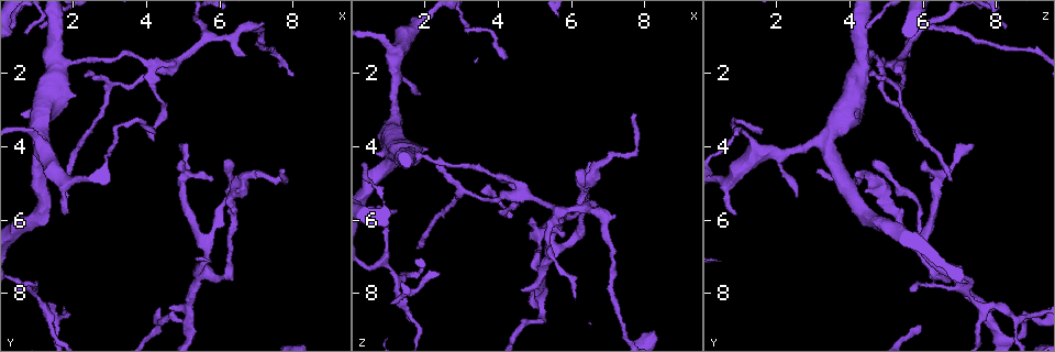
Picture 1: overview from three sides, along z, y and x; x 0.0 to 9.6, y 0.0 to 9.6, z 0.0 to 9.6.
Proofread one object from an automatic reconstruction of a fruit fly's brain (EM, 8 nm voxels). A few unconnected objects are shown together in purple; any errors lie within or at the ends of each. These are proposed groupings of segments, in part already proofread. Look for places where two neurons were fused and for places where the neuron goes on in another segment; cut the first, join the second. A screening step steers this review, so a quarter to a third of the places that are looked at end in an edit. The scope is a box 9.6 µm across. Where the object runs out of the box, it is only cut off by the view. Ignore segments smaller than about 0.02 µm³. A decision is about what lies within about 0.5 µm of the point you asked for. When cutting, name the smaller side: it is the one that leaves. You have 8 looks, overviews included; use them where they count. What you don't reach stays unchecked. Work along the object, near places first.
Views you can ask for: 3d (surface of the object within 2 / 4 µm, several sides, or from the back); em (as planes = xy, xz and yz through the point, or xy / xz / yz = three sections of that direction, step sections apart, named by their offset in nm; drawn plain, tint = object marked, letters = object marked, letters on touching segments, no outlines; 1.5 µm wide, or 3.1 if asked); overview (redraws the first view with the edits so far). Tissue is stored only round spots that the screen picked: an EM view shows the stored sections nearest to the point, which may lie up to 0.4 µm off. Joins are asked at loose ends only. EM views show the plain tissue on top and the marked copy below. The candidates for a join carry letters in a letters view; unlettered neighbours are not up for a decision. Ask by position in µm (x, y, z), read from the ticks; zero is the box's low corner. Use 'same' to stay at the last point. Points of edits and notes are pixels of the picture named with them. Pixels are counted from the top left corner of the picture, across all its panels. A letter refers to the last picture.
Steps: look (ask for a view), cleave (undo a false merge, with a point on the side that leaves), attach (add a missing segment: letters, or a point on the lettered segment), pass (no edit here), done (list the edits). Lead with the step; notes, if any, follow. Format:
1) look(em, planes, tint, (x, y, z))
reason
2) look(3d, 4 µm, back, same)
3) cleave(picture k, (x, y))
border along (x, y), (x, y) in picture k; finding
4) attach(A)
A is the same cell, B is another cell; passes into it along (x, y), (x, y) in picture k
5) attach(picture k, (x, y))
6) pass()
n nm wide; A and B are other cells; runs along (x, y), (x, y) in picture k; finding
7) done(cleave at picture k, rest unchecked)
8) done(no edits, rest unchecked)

look(em, planes, tint, (5.85, 4.85, 6.45))
free end

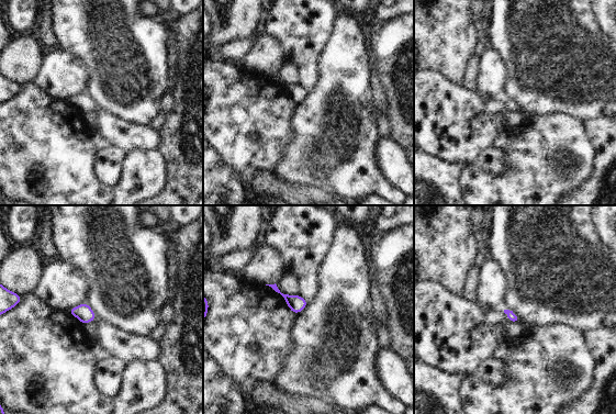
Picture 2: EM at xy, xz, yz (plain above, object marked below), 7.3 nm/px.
look(em, planes, letters, same)

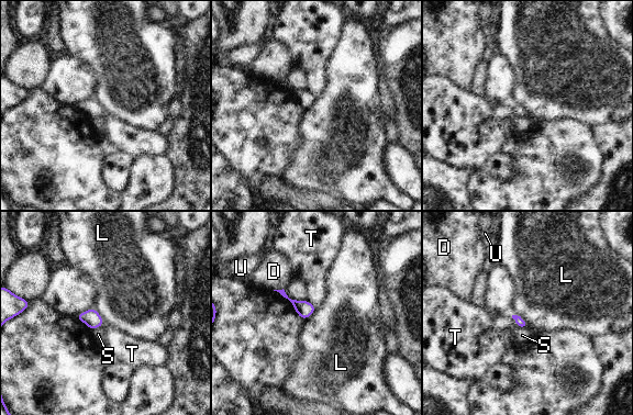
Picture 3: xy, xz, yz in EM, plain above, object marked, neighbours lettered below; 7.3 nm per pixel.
pass()
L touches over 150 nm; D, L, S, T and U are other cells; border along (512, 314), (519, 315), (528, 326) in picture 3; no lettered segment goes on from it

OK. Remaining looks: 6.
look(3d, 2 µm, (6.75, 1.50, 5.50))
free end

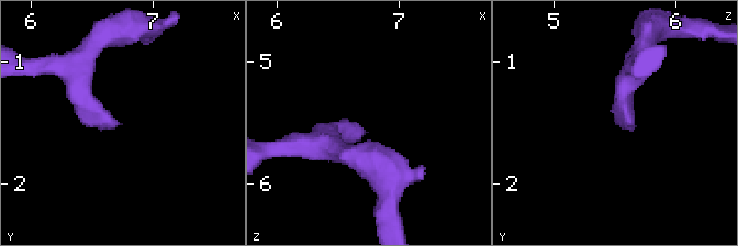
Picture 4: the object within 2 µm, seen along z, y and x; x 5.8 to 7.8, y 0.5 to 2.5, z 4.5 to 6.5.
look(em, planes, letters, (6.68, 1.52, 5.54))
shape alone is not enough

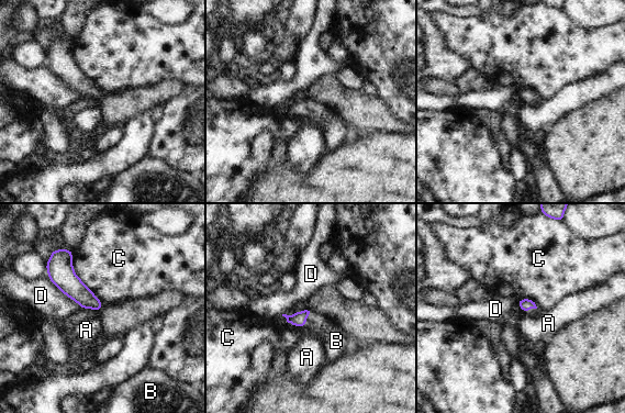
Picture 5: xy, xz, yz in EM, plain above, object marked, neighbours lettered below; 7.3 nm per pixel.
attach(B)
B is the same cell, A, C and D are other cells; passes into it along (299, 319), (305, 319), (334, 337) in picture 5; the neuron continues

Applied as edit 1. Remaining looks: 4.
look(overview)
redraw

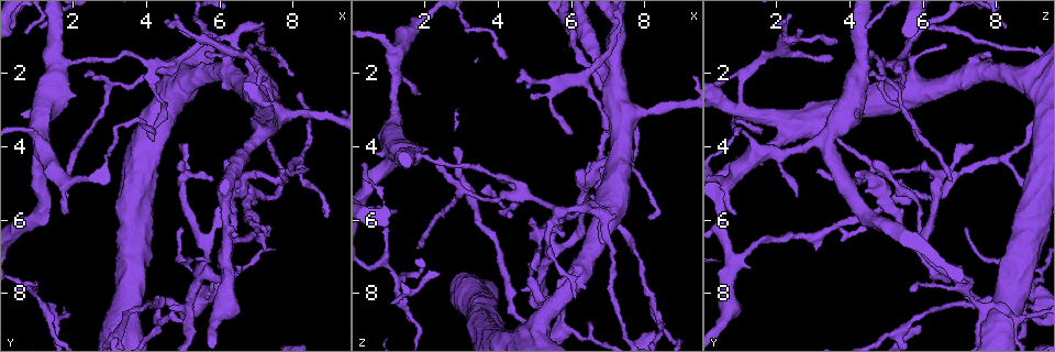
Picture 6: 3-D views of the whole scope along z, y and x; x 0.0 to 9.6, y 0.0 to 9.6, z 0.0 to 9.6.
look(em, xz, step 4, tint, (5.60, 1.60, 7.80))
free end

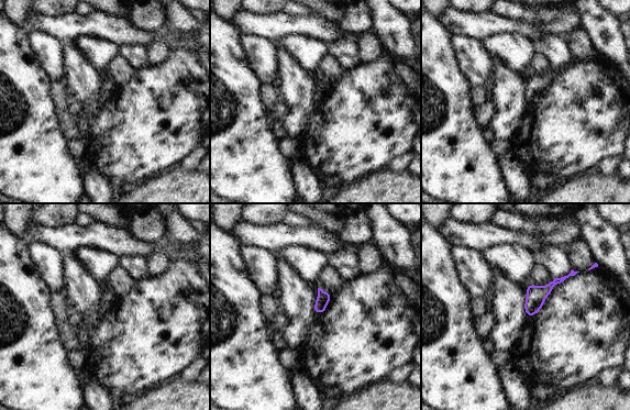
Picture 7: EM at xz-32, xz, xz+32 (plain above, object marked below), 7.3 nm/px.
look(em, xz, step 4, letters, same)
see the neighbours

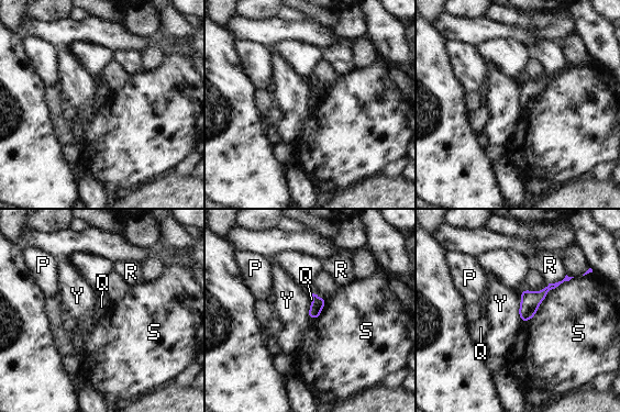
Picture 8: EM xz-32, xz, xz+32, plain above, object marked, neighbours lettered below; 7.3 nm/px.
pass()
130 nm wide; P, Q, R, S and Y are other cells; border along (520, 291), (519, 318), (522, 321) in picture 8; no lettered segment goes on from it

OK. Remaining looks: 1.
done(attach at picture 5, rest unchecked)

